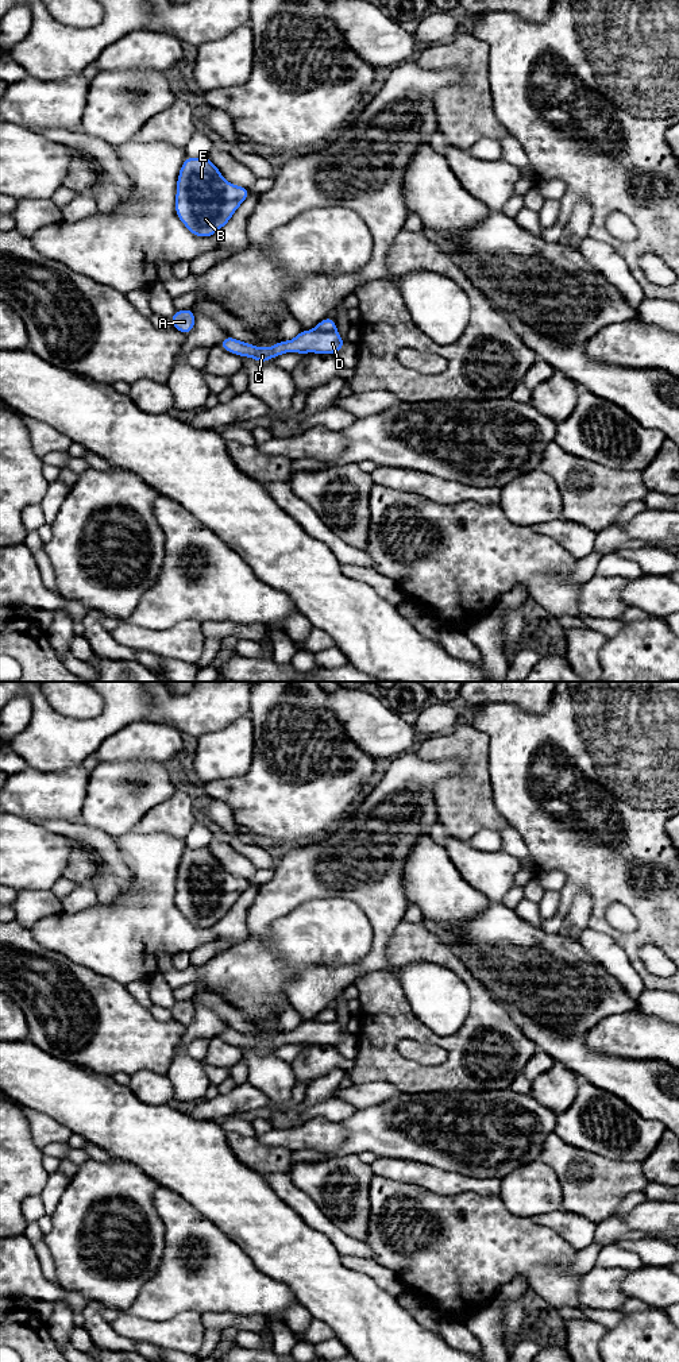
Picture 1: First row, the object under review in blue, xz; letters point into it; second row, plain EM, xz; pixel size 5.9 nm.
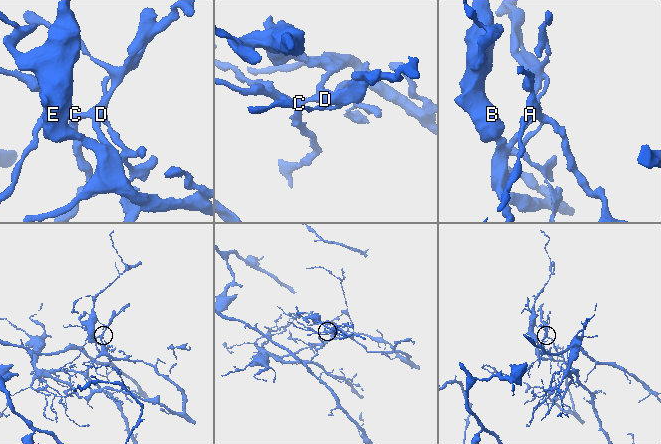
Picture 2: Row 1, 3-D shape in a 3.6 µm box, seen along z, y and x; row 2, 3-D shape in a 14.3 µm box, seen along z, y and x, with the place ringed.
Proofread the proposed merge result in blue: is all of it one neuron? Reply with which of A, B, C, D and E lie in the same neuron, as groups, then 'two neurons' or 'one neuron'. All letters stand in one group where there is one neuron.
groups A C D / B E; two neurons

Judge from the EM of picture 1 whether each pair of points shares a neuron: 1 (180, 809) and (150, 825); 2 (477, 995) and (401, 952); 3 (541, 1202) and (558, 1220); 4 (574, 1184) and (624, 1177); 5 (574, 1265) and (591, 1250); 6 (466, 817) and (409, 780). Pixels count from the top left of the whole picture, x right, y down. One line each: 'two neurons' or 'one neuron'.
1: one neuron
2: one neuron
3: two neurons
4: one neuron
5: one neuron
6: two neurons

